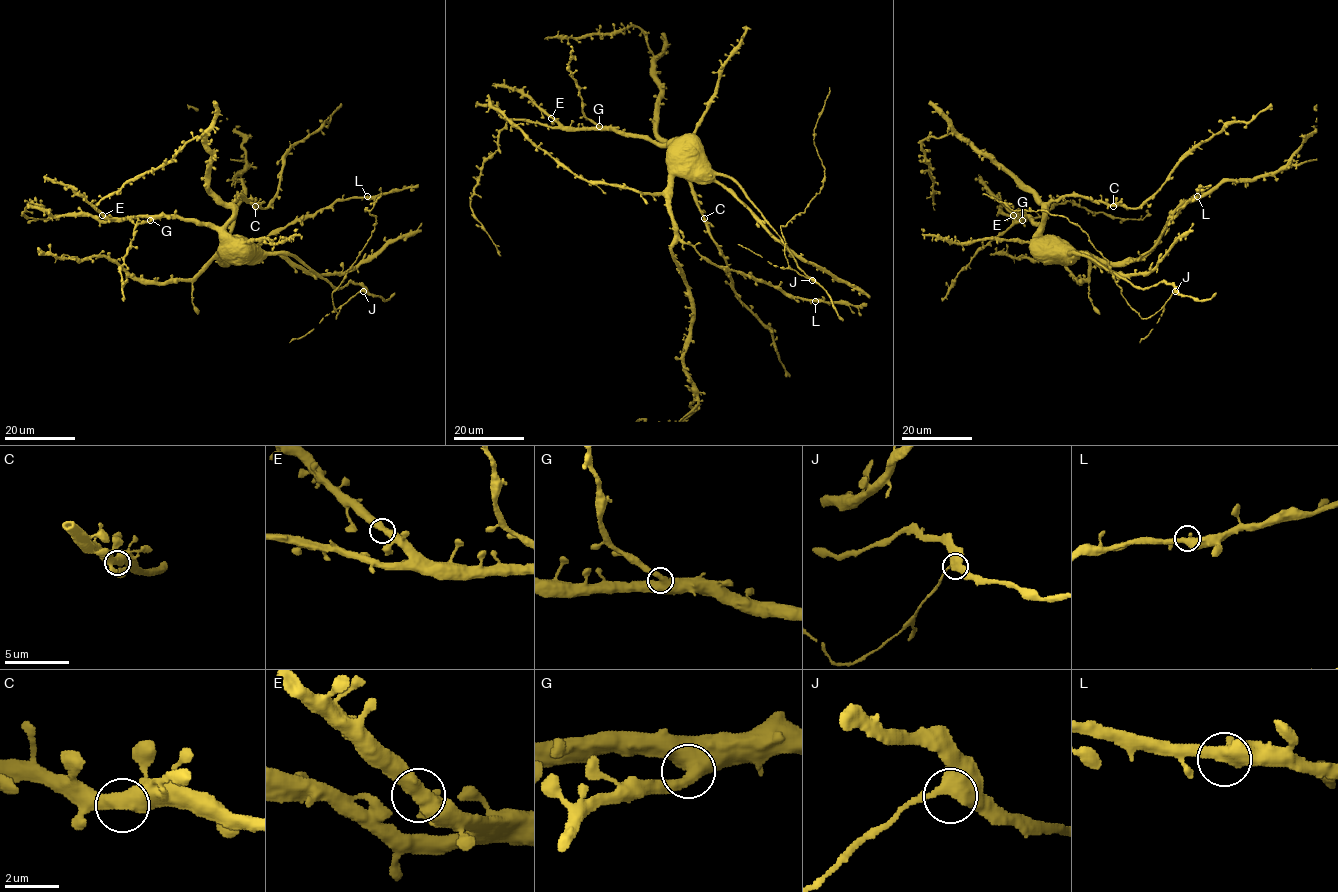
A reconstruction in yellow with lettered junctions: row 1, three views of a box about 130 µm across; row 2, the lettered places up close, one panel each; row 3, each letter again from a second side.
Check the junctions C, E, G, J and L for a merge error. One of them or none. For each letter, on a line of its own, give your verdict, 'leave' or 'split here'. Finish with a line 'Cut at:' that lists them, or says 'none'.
C: leave
E: leave
G: leave
J: leave
L: leave
Cut at: none

